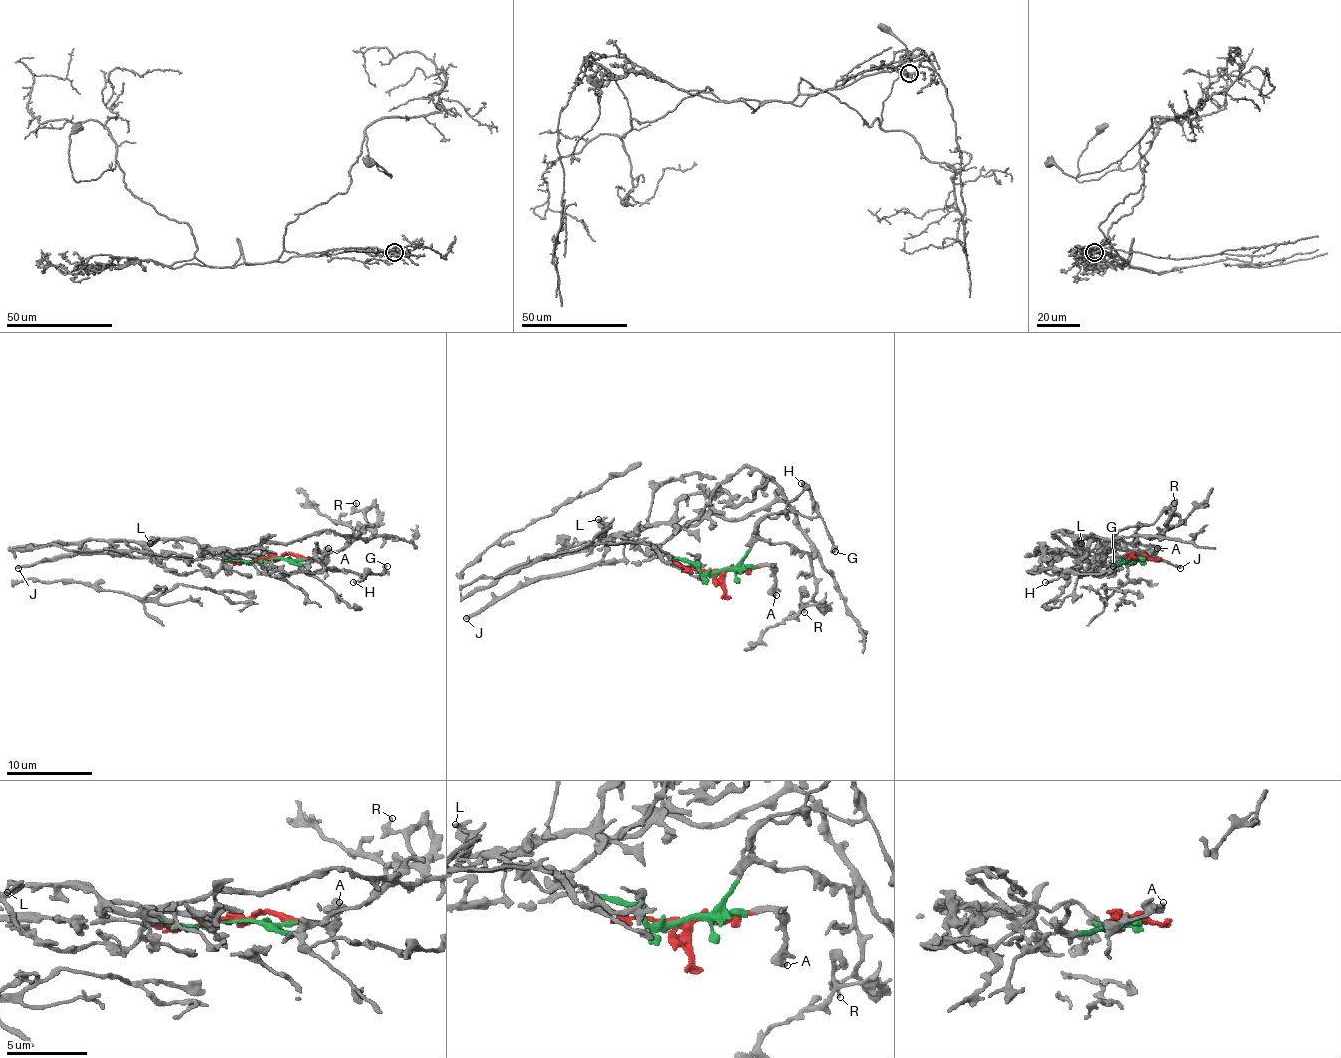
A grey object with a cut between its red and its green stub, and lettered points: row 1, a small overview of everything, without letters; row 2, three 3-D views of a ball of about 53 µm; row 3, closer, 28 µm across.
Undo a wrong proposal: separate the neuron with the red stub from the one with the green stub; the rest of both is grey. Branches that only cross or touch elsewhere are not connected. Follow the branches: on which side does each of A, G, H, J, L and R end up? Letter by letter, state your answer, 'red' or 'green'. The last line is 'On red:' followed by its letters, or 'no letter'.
A: red
G: green
H: green
J: green
L: red
R: green
On red: A, L

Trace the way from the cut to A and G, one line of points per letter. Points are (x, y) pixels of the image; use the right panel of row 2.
A: (1133, 557), (1127, 559), (1148, 557), (1157, 548)
G: (1133, 559), (1094, 565), (1088, 572), (1079, 572), (1079, 567), (1075, 572), (1101, 574), (1114, 565)

